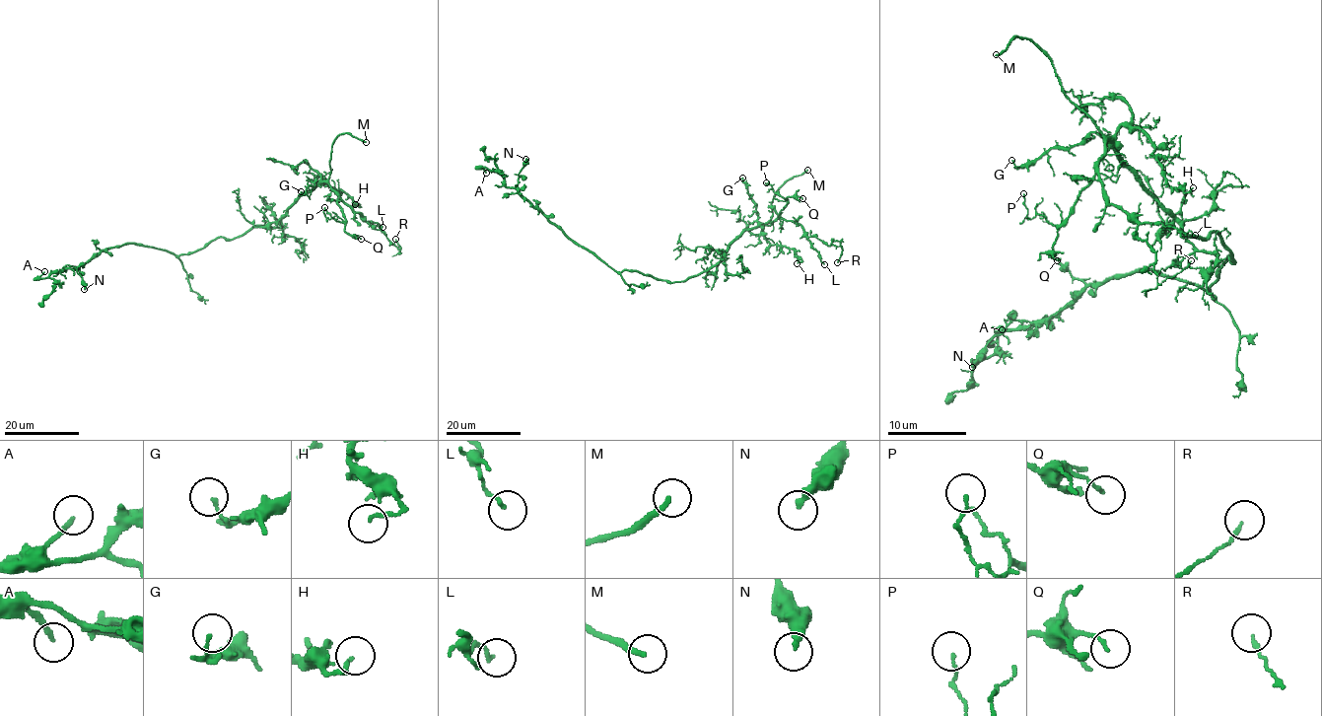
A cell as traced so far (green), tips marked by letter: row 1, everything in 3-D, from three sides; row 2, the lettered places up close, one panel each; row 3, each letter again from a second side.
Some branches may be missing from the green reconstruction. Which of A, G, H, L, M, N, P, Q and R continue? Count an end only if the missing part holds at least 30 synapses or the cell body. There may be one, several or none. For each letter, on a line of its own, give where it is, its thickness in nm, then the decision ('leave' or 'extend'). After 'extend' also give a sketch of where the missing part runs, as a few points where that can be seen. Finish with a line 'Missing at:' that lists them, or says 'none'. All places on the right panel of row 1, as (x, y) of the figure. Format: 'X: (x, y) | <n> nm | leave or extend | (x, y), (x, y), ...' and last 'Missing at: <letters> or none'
A: (1002, 329) | 180 nm | leave
G: (1011, 160) | 120 nm | leave
H: (1193, 187) | 150 nm | leave
L: (1195, 235) | 120 nm | leave
M: (996, 54) | 200 nm | extend
N: (972, 367) | 300 nm | leave
P: (1023, 193) | 100 nm | leave
Q: (1057, 260) | 130 nm | leave
R: (1191, 260) | 120 nm | leave
Missing at: M

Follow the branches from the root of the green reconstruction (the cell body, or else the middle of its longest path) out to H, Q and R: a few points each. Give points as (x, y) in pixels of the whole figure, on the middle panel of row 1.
H: (664, 280), (683, 282), (707, 270), (744, 231), (758, 226), (771, 245), (793, 249), (797, 263)
Q: (664, 280), (683, 282), (707, 270), (744, 231), (774, 222), (788, 196), (802, 198)
R: (664, 280), (683, 282), (707, 270), (744, 231), (777, 218), (794, 220), (807, 236), (840, 247), (837, 262)

